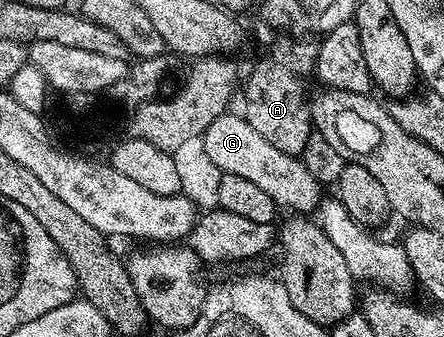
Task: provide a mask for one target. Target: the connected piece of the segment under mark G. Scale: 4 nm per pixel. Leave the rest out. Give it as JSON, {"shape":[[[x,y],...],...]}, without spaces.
{"shape":[[[226,112],[218,116],[214,122],[207,127],[203,135],[207,156],[214,161],[222,174],[234,174],[244,176],[247,180],[252,180],[261,191],[267,192],[271,200],[277,203],[278,207],[285,206],[289,212],[296,212],[305,216],[318,209],[318,205],[323,198],[322,187],[307,172],[307,168],[301,163],[300,157],[279,152],[240,113]]]}

